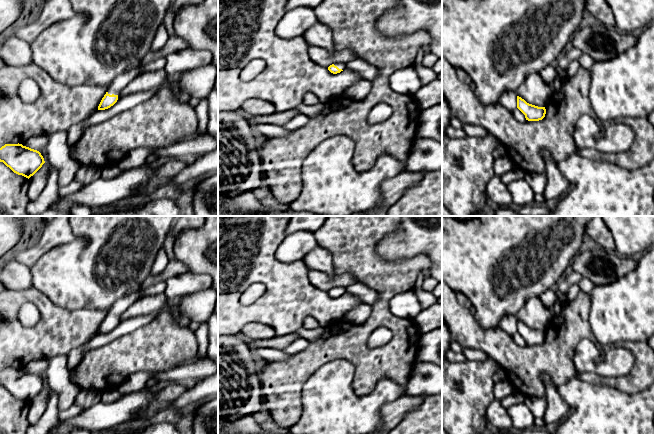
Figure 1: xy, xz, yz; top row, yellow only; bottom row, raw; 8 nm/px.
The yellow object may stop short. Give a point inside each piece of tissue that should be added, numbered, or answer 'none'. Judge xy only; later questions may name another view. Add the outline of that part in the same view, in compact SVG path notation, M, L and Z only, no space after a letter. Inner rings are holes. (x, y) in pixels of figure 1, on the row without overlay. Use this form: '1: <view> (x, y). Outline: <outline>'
1: xy (120, 306). Outline: M157 282L145 289L140 289L131 295L124 296L114 303L114 305L110 308L107 316L110 319L112 318L117 319L119 322L121 315L130 306L132 306L139 298L144 296L154 296L162 294L165 292L166 288L167 288L166 282Z

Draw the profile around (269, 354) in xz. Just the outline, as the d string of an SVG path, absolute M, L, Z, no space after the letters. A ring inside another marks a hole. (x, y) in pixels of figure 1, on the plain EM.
M273 347L255 348L252 350L254 355L261 361L279 362L290 358L291 355L283 351L283 349L276 349Z

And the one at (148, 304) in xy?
M164 293L141 297L121 315L120 321L144 314L152 314L163 308L167 302L168 299Z

